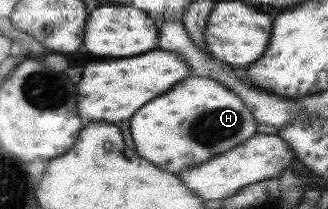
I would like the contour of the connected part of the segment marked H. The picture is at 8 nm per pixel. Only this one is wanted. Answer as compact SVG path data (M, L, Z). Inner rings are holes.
M192 76L178 82L170 94L154 98L146 110L138 110L130 118L130 132L138 154L170 174L200 165L256 134L256 118L242 98L228 90L222 82L208 76Z

